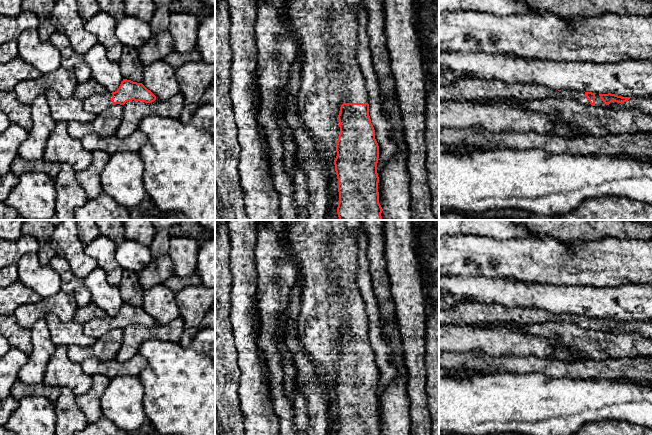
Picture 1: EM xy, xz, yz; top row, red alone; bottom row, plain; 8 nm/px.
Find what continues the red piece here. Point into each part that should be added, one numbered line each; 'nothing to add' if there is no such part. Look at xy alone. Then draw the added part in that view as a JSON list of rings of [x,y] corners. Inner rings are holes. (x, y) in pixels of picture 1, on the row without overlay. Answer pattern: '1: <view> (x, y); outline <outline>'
1: xy (98, 327); outline [[[110,316],[92,319],[83,324],[83,332],[86,336],[98,339],[112,330],[111,322]]]

